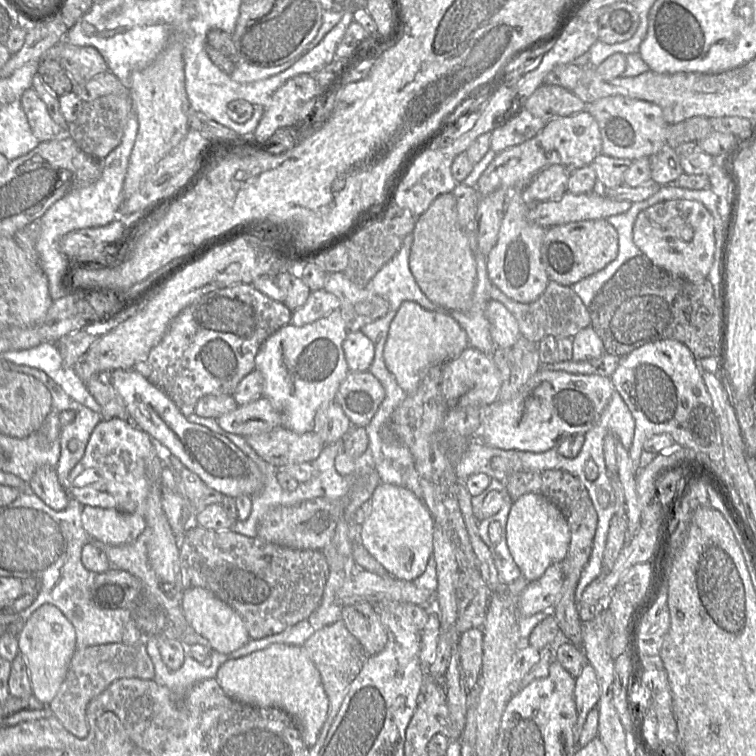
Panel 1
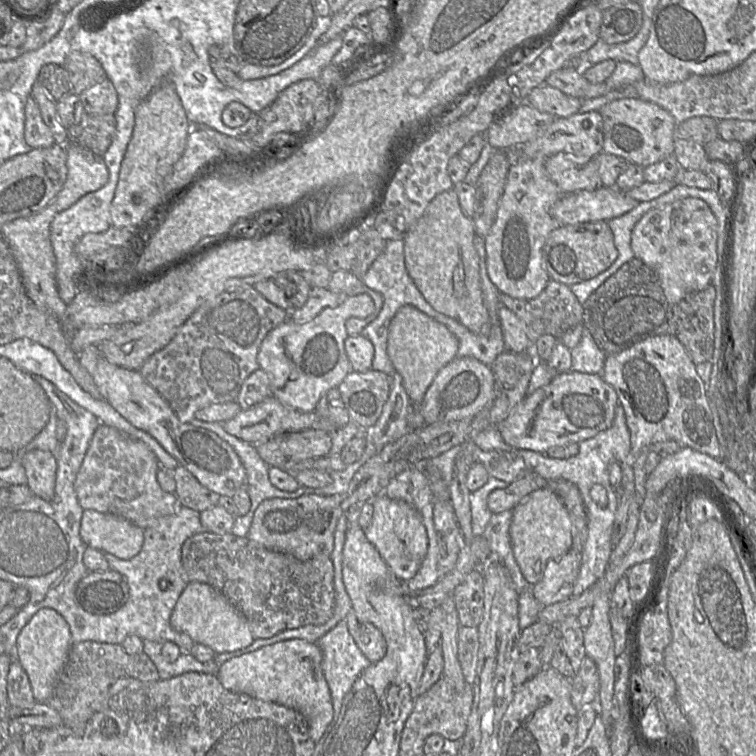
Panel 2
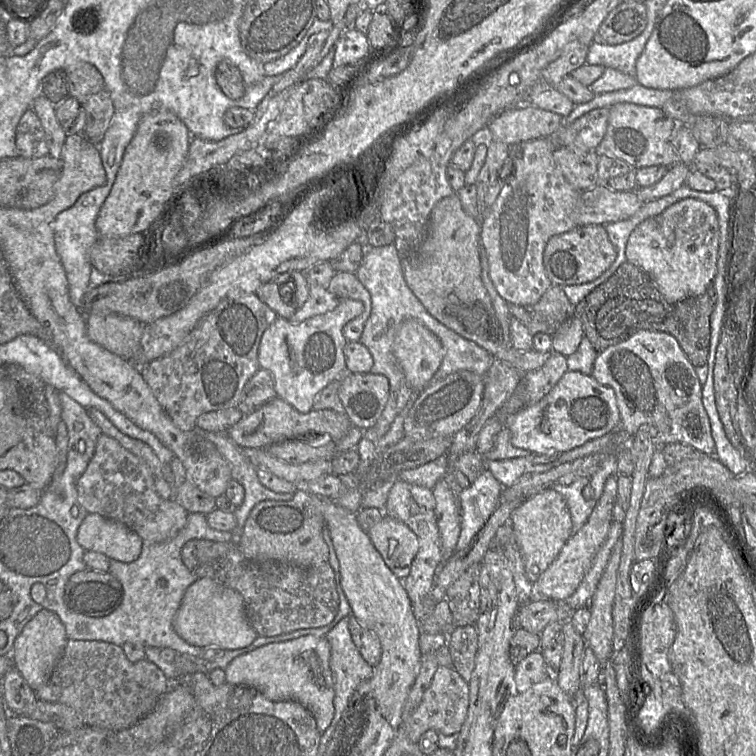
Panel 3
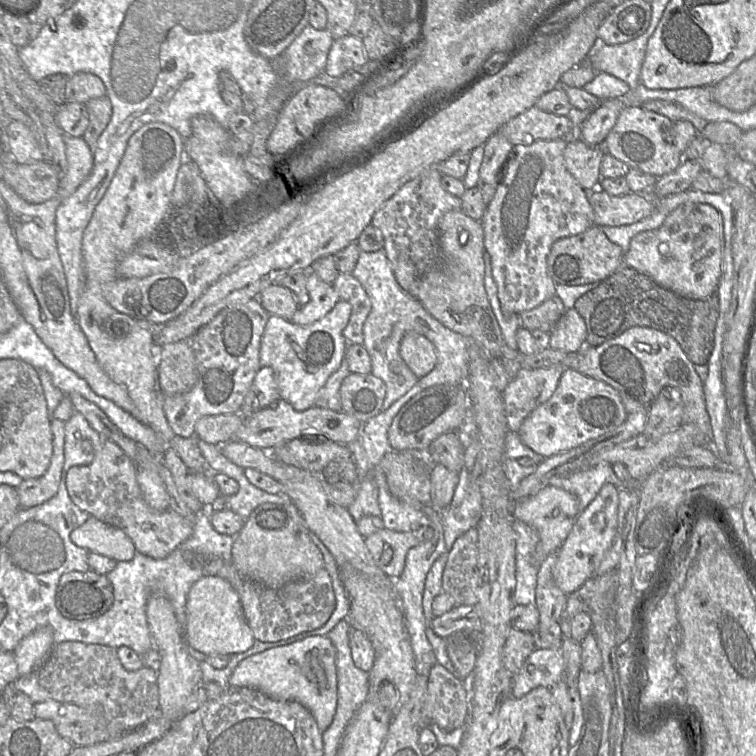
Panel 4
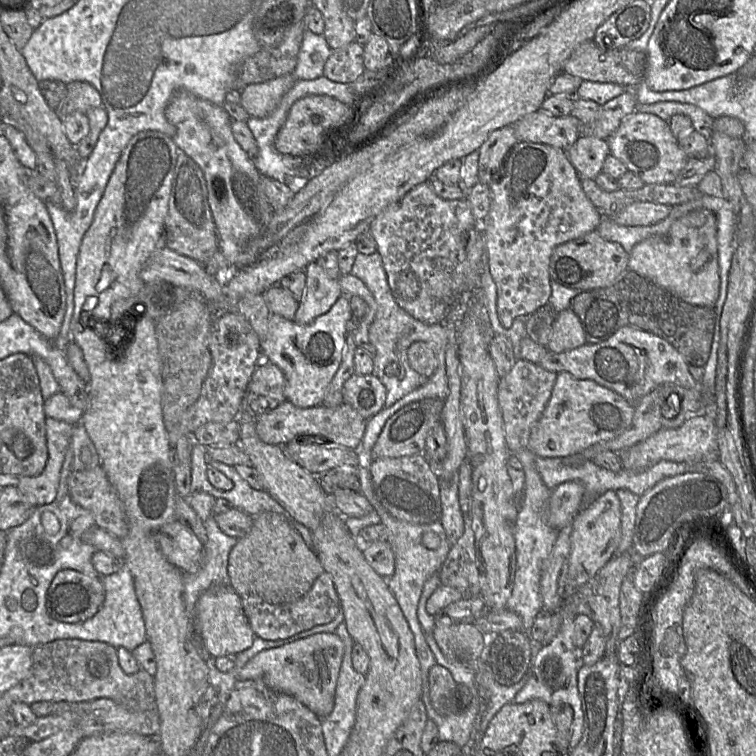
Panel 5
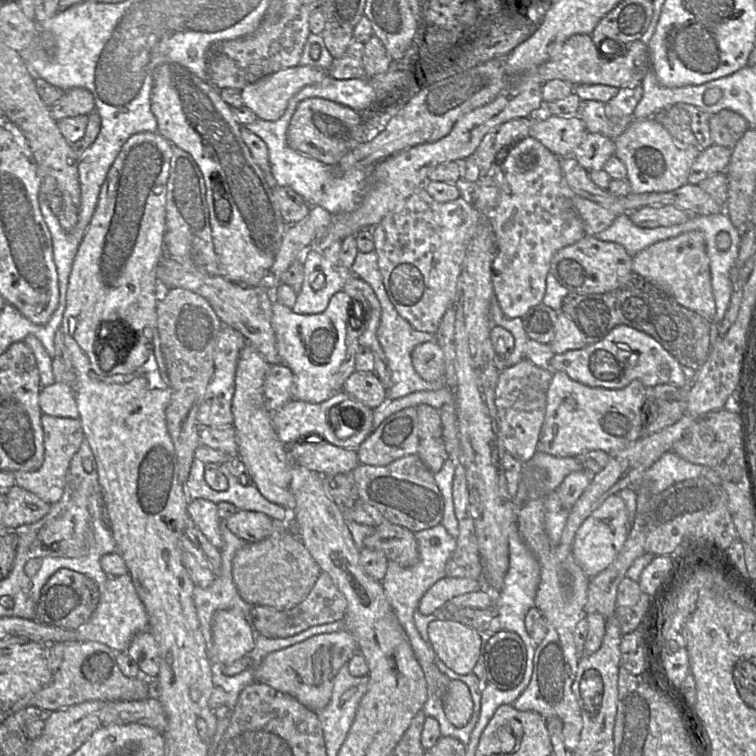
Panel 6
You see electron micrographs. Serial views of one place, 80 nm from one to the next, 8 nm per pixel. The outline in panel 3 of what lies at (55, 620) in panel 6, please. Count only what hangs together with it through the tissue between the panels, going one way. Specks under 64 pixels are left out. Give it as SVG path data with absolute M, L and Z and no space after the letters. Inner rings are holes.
M86 569L70 576L64 591L64 603L73 612L102 617L121 604L123 587L109 572Z

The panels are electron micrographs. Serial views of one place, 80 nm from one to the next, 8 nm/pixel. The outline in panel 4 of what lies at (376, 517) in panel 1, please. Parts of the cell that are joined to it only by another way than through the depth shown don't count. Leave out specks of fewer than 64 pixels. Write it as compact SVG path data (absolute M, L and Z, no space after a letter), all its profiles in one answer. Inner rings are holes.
M383 528L365 538L365 545L377 566L395 580L403 572L410 548L419 543L412 534Z

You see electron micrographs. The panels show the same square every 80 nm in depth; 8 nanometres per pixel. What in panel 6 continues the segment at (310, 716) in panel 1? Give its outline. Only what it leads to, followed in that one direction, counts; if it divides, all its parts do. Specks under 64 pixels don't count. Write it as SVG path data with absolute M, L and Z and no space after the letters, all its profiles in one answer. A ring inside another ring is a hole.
M345 627L336 632L314 635L268 654L255 670L255 682L268 684L280 692L295 697L311 710L317 711L329 703L337 672L357 649L356 640Z

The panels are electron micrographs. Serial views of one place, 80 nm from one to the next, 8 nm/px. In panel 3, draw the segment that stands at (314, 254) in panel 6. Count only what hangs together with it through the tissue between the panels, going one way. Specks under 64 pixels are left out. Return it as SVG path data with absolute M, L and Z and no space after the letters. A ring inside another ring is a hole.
M309 284L309 296L304 305L297 308L288 319L292 324L299 324L314 316L334 310L340 299L327 288L316 284Z

